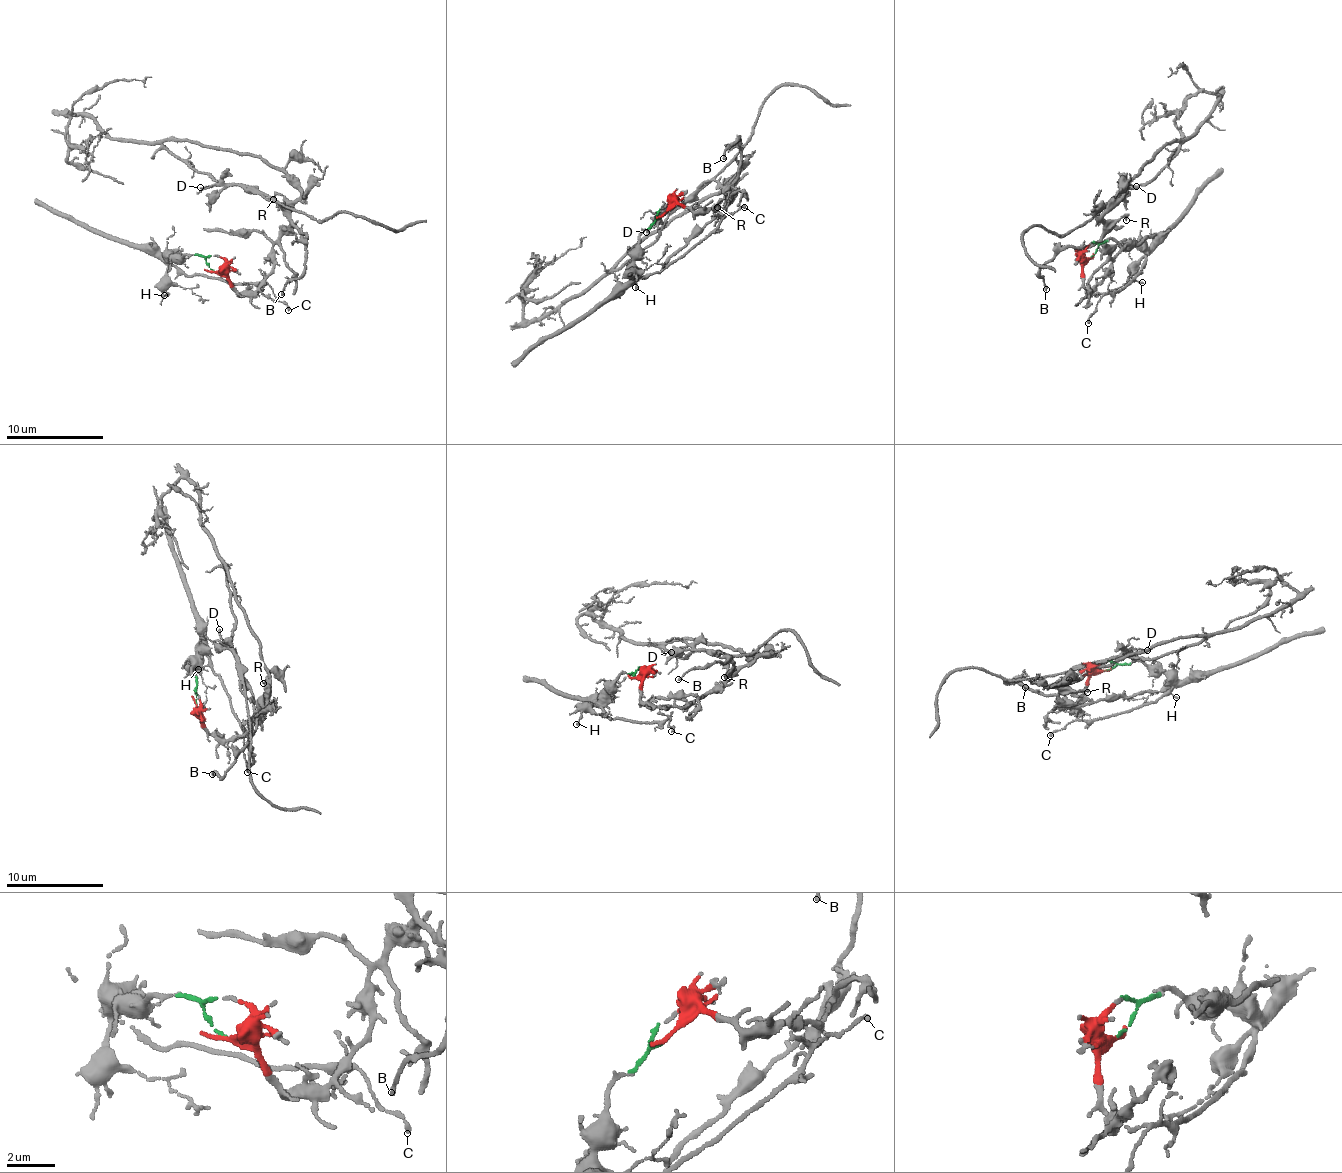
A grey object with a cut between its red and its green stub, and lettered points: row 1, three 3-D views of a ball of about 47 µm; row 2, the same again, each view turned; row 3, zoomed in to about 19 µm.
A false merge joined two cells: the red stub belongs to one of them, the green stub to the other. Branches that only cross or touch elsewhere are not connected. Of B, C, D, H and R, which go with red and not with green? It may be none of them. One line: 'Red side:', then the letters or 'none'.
Red side: B, D, R

